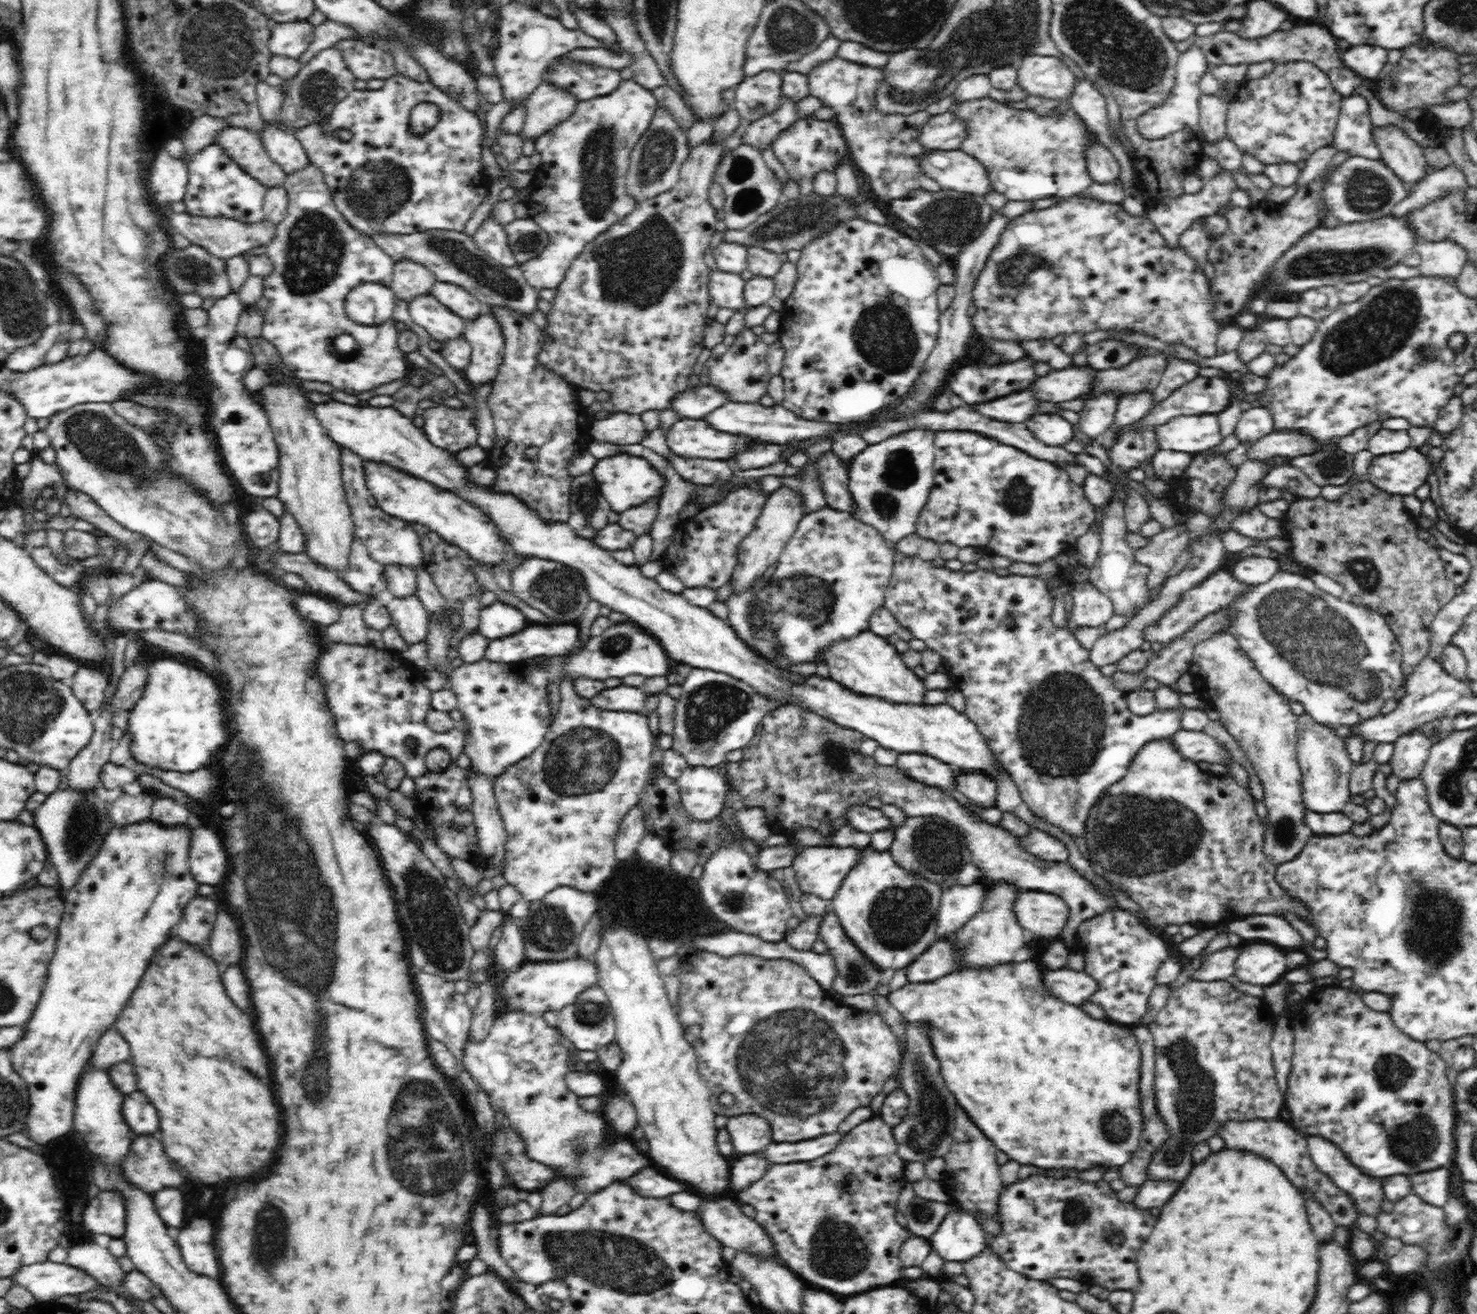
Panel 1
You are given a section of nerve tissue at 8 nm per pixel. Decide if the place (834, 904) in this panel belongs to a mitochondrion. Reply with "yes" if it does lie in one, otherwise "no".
no

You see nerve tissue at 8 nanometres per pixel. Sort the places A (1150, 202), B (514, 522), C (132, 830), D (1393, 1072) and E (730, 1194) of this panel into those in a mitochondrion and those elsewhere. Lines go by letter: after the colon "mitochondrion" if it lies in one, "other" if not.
A: other
B: other
C: other
D: mitochondrion
E: other

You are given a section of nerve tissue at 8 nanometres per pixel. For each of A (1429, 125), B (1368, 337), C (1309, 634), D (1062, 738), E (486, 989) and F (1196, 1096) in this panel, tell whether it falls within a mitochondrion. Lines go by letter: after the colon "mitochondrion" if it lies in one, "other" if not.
A: other
B: mitochondrion
C: mitochondrion
D: mitochondrion
E: other
F: mitochondrion

